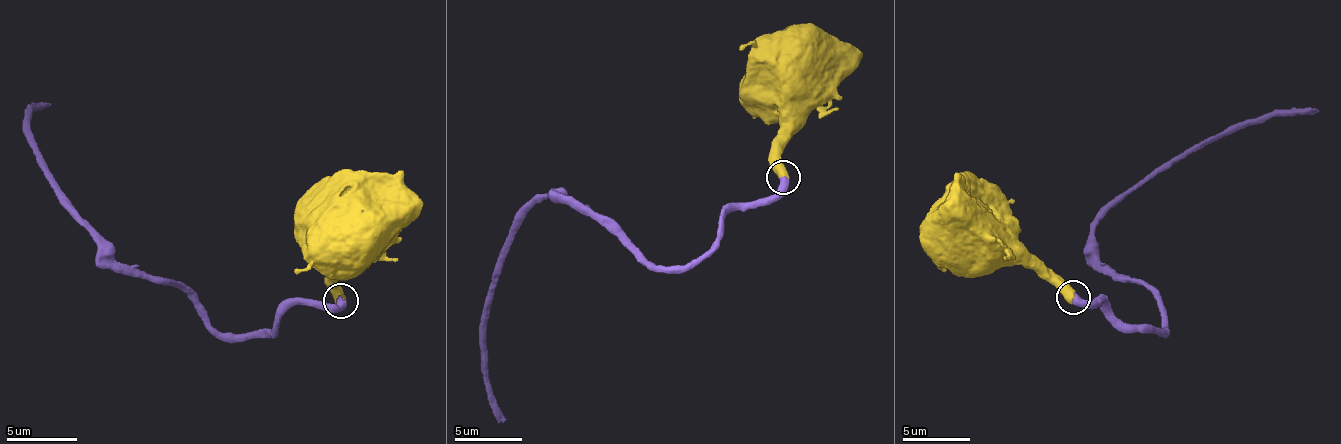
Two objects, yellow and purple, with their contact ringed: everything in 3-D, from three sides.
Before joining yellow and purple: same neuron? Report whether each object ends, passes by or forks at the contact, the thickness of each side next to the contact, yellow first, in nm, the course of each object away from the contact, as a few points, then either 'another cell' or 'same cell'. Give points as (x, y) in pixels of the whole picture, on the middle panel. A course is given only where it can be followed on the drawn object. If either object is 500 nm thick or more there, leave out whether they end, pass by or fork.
650 nm thick on the yellow side, 550 nm on the other; yellow runs (784, 178), (781, 144), (791, 134), (794, 101), (821, 74), (811, 60); purple runs (784, 178), (670, 265), (542, 198), (485, 309), (502, 423); same cell

